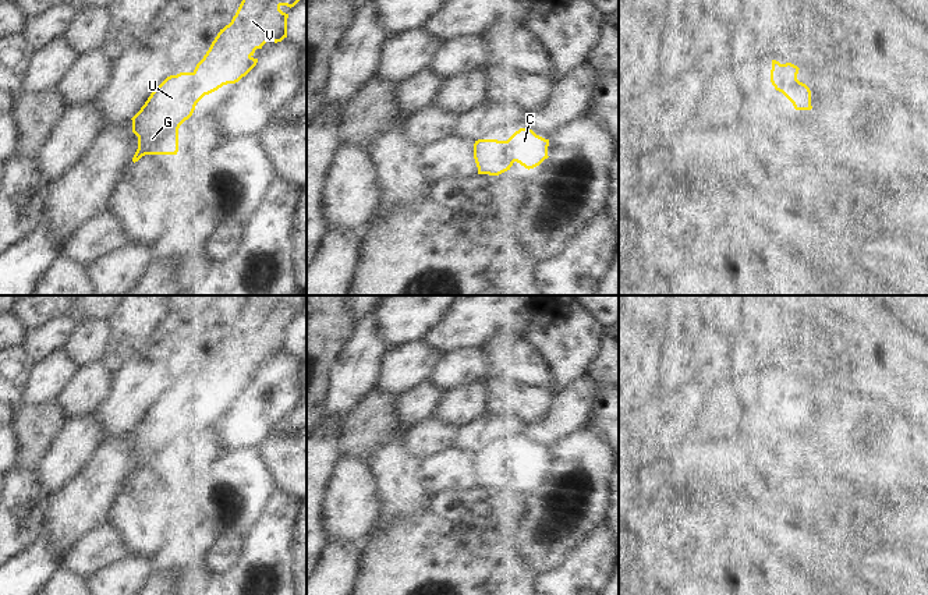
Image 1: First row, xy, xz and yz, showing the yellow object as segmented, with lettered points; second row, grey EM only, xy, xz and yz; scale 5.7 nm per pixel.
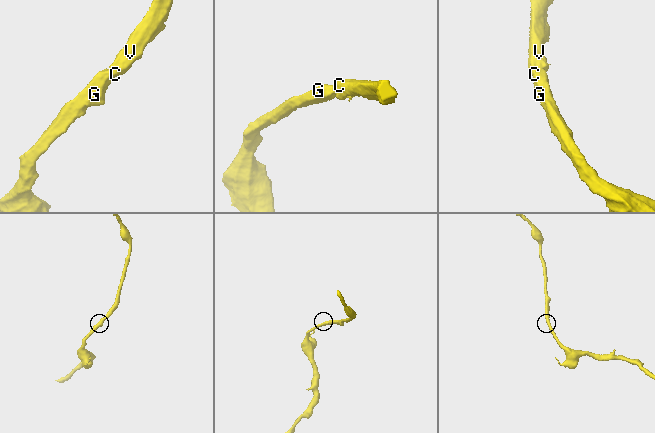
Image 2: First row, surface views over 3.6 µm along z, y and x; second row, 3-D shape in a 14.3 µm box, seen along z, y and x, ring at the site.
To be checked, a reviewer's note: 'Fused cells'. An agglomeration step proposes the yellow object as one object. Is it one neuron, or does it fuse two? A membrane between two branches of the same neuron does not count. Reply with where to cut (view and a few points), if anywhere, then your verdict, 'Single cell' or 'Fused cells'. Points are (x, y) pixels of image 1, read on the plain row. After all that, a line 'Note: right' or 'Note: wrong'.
No split. Single cell
Note: wrong

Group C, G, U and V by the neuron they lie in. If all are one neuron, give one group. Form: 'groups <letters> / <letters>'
groups C G U V

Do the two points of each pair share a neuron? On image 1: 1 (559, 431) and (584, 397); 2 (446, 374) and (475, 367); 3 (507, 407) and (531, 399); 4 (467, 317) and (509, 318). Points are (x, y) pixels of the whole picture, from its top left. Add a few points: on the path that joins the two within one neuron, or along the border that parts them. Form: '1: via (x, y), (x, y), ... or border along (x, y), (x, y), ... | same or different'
1: via (562, 422), (576, 406) | same
2: via (453, 369), (468, 367) | same
3: via (513, 402), (526, 400) | same
4: via (477, 317), (499, 317) | same

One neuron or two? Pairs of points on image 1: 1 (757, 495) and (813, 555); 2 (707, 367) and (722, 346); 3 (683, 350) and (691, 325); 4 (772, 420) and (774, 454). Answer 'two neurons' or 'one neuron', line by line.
1: one neuron
2: one neuron
3: two neurons
4: one neuron

